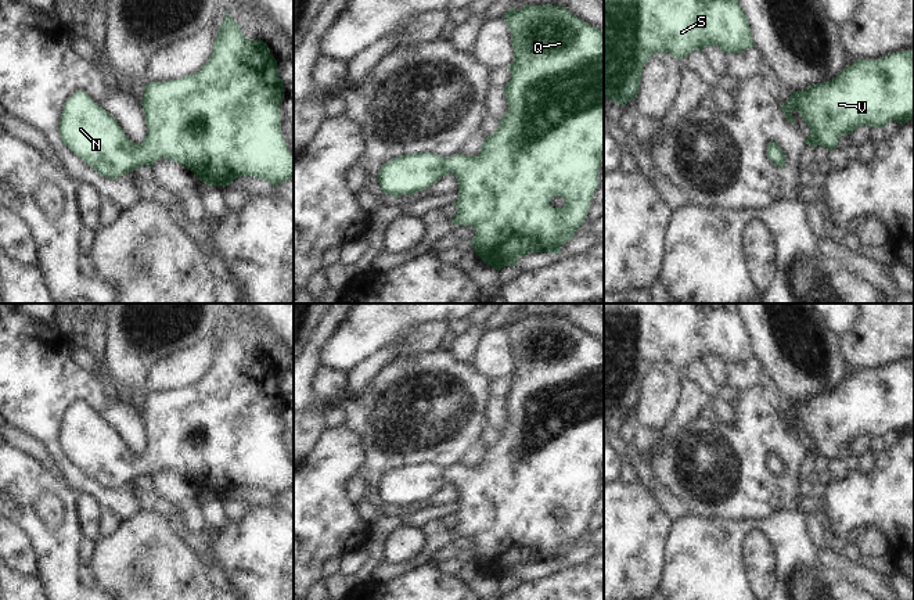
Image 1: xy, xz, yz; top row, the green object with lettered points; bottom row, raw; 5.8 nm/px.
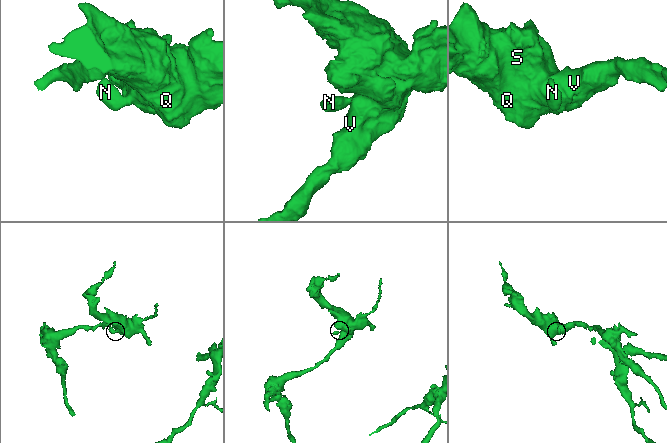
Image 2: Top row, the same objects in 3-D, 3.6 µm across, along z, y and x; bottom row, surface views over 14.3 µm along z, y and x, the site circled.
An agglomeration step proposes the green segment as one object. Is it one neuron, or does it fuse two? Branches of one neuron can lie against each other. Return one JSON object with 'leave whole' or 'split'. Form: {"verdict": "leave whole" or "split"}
{"verdict": "leave whole"}

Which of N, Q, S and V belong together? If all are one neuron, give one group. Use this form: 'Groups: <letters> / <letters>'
Groups: N Q S V.

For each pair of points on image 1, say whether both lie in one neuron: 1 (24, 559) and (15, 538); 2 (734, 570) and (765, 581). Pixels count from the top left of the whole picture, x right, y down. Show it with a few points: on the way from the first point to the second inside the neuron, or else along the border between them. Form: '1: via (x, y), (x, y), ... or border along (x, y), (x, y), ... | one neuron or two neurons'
1: via (21, 553), (15, 543) | one neuron
2: border along (745, 543), (745, 572), (749, 585) | two neurons

